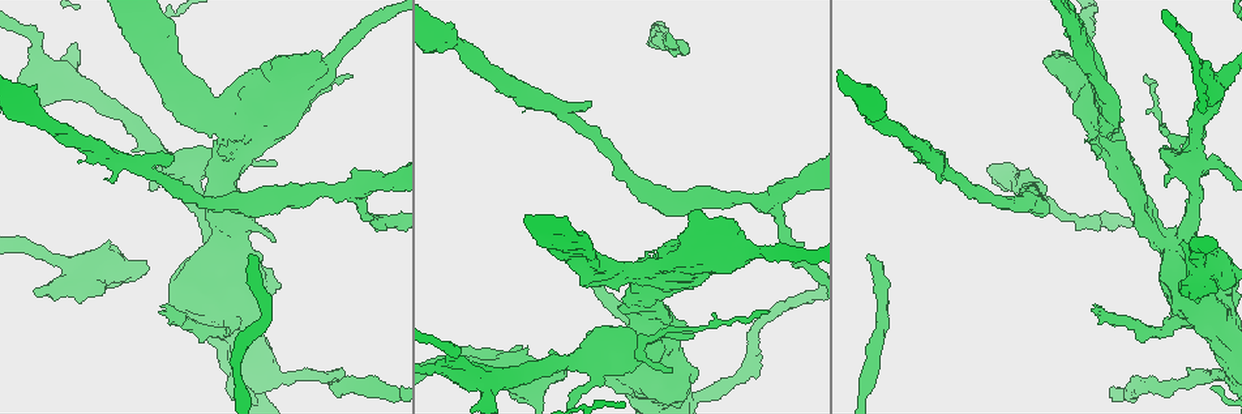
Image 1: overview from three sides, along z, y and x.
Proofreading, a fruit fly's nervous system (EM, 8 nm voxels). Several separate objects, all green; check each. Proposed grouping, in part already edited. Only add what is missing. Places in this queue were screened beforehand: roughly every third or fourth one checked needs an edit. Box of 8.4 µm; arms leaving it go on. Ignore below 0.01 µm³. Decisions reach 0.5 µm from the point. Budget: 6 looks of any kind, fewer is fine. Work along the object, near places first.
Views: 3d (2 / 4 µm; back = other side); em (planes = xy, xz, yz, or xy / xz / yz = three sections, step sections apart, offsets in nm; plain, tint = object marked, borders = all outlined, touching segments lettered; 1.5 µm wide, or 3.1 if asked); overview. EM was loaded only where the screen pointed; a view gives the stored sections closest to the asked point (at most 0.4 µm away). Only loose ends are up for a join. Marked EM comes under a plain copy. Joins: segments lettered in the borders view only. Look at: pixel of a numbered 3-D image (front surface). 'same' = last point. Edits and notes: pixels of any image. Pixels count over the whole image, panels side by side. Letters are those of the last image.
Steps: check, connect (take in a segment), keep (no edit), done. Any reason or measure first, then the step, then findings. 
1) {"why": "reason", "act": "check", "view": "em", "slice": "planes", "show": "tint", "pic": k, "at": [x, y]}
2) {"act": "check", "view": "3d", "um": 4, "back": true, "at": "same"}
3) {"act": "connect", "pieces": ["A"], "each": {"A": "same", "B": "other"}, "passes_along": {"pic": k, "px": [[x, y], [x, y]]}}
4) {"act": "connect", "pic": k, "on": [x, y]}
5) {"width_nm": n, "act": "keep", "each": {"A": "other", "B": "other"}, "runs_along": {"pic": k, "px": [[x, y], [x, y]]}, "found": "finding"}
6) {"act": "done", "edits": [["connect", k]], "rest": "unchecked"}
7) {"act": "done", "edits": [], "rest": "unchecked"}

{"why": "branch stops here", "act": "check", "view": "em", "slice": "xz", "step": 8, "show": "borders", "pic": 1, "at": [1161, 148]}

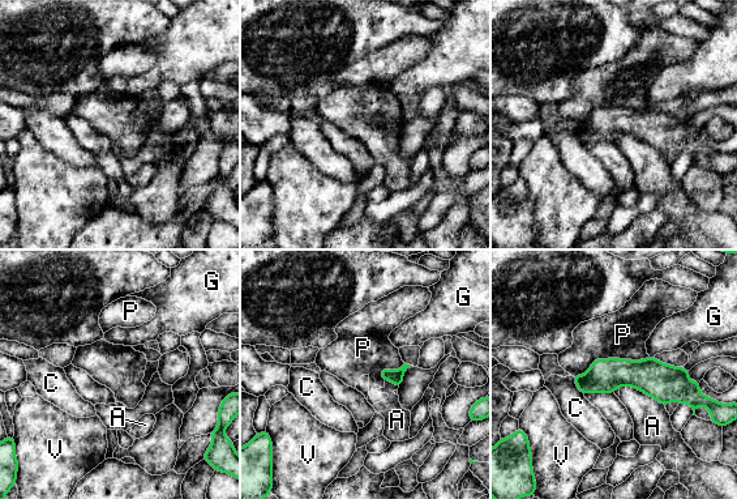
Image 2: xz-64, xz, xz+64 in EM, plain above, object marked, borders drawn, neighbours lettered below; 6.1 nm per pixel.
{"act": "check", "view": "em", "slice": "yz", "step": 8, "show": "borders", "at": "same"}

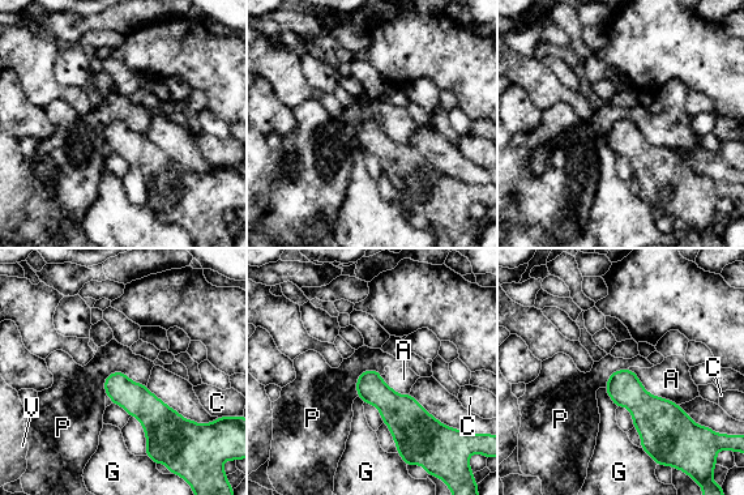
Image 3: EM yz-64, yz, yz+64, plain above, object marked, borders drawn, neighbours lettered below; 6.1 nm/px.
{"longest_contact_nm": ["A", 380], "act": "keep", "each": {"A": "other", "C": "other", "G": "other", "P": "other", "V": "other"}, "border": {"pic": 3, "px": [[376, 370], [359, 376], [356, 395]]}, "found": "none of them fits"}

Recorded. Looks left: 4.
{"why": "branch stops here", "act": "check", "view": "em", "slice": "xy", "step": 4, "show": "borders", "pic": 1, "at": [162, 305]}

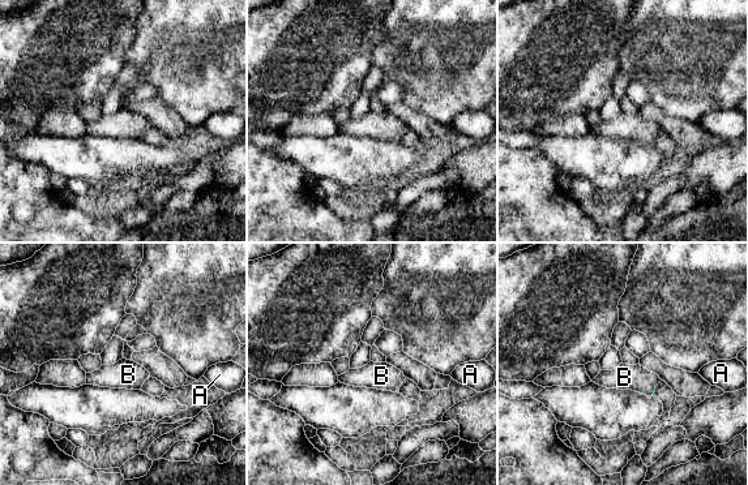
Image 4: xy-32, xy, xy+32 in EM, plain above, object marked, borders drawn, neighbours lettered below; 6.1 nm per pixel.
{"why": "cut it another way", "act": "check", "view": "em", "slice": "planes", "show": "borders", "at": "same"}

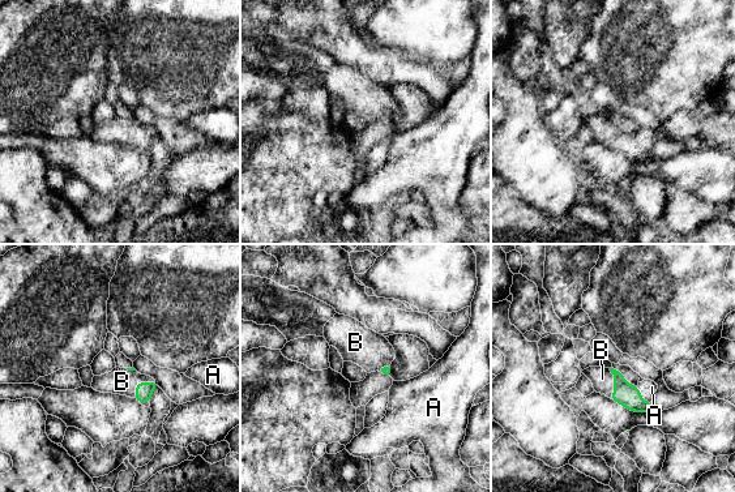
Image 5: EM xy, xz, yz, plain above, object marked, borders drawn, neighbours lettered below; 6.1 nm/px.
{"act": "connect", "pieces": ["B"], "each": {"A": "other", "B": "same"}, "found": "the cell continues"}

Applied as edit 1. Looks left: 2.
{"why": "branch stops here", "act": "check", "view": "em", "slice": "xz", "step": 4, "show": "tint", "pic": 1, "at": [252, 255]}

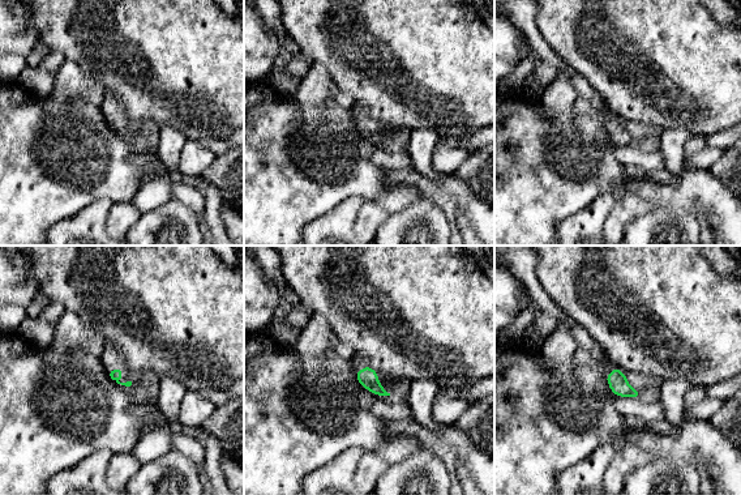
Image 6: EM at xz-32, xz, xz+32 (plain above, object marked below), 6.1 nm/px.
{"act": "check", "view": "em", "slice": "planes", "show": "borders", "at": "same"}

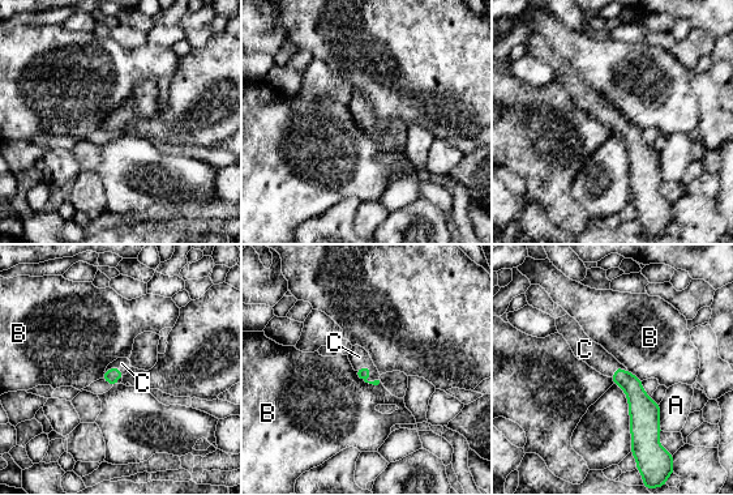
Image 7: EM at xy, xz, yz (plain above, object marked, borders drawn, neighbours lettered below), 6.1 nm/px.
{"act": "connect", "pieces": ["C"], "each": {"A": "other", "B": "other", "C": "same"}, "passes_along": {"pic": 7, "px": [[364, 372], [371, 371], [359, 357]]}, "found": "the cell continues"}

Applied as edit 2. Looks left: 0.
{"act": "done", "edits": [["connect", 5], ["connect", 7]], "rest": "unchecked"}

